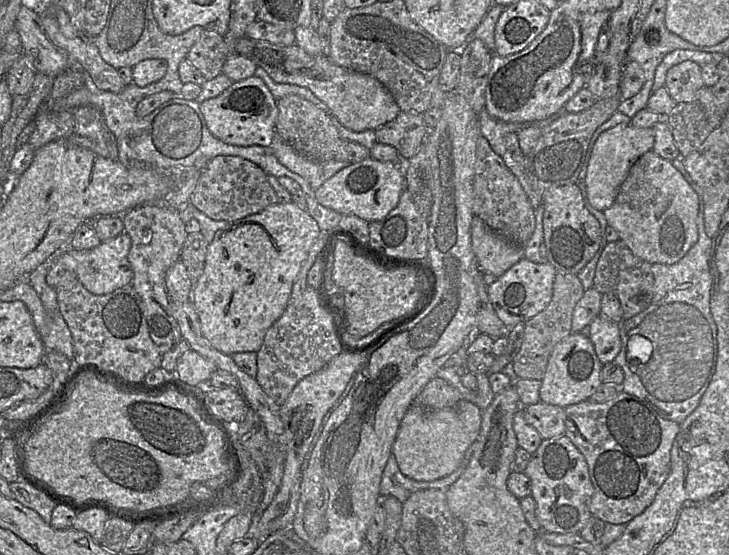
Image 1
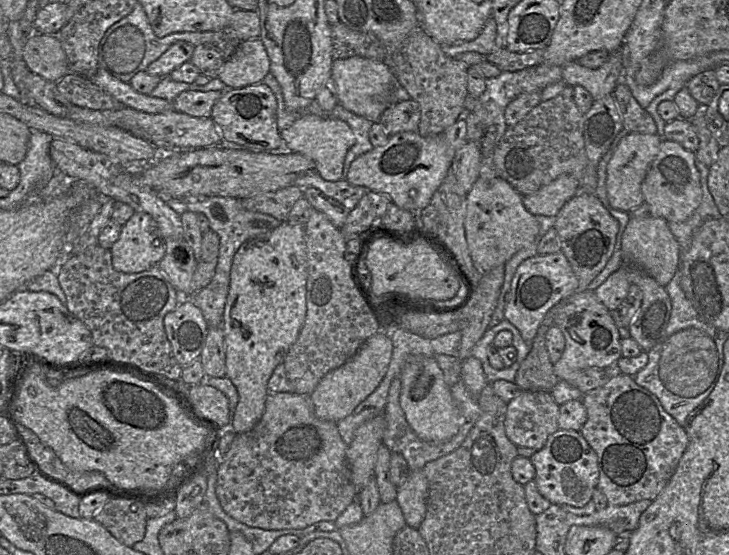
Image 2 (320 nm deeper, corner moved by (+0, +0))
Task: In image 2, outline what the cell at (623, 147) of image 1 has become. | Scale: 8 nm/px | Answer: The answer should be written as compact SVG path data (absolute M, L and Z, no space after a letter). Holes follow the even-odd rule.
M628 133L617 145L606 169L607 198L612 208L629 212L644 203L641 184L659 152L661 138L657 134Z

